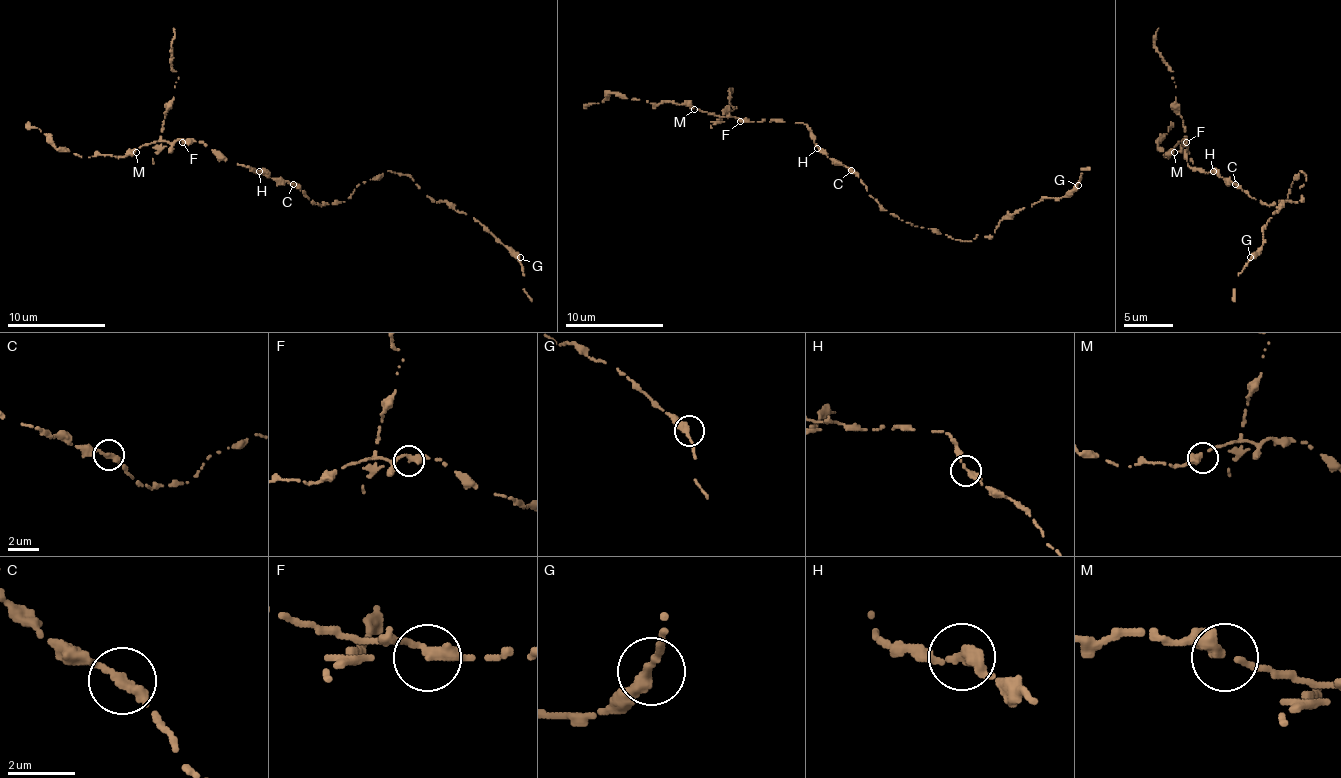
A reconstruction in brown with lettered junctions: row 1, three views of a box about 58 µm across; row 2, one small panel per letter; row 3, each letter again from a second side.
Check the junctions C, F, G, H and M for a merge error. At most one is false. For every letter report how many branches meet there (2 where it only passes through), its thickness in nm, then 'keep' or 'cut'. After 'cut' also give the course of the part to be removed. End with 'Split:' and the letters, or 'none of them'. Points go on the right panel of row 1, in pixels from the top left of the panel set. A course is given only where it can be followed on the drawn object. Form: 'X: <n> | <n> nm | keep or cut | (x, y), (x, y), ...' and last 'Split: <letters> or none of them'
C: 1 | 400 nm | keep
F: 1 | 480 nm | cut | (1186, 142), (1188, 144), (1174, 78), (1156, 51), (1154, 36), (1159, 29)
G: 2 | 320 nm | keep
H: 2 | 320 nm | keep
M: 2 | 320 nm | keep
Split: F

